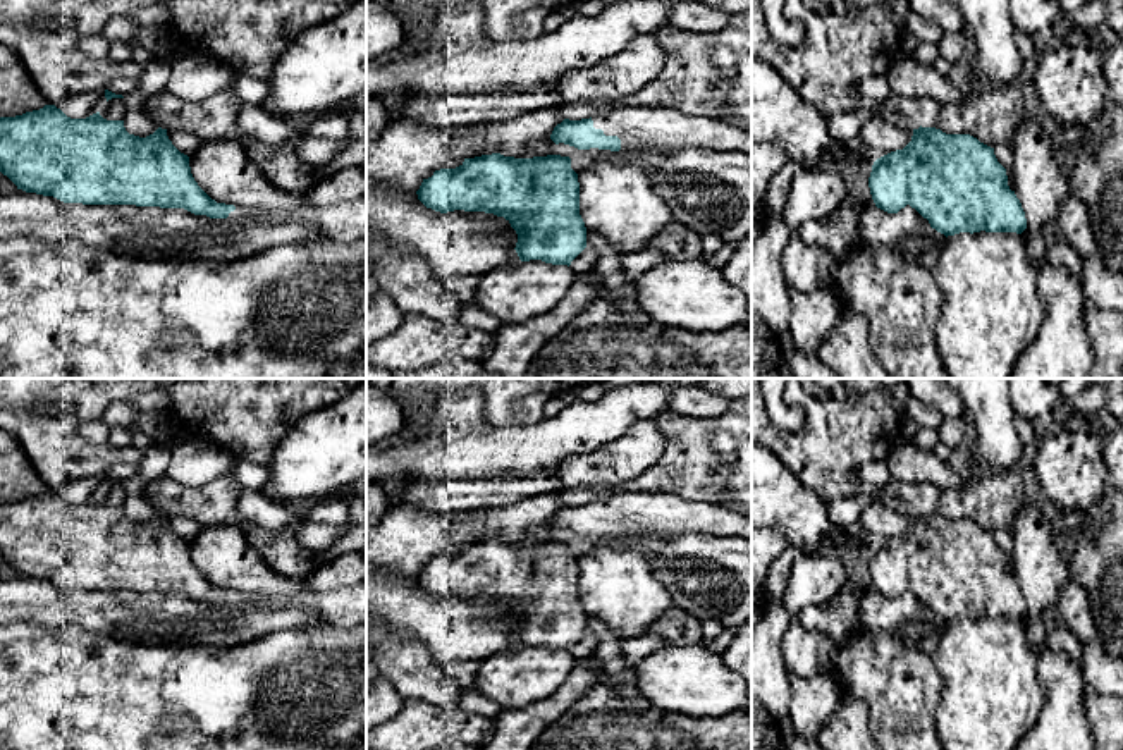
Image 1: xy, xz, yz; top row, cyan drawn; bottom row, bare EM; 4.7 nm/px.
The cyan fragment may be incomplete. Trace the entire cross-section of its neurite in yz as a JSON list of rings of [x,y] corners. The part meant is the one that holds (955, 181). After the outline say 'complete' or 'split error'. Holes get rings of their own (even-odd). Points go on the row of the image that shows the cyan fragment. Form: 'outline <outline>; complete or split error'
outline [[[936,127],[913,129],[911,141],[877,158],[872,165],[868,188],[877,208],[898,213],[910,205],[937,232],[1016,232],[1027,229],[1025,212],[1008,186],[1006,169],[997,162],[994,148],[970,134],[946,134]]]; complete

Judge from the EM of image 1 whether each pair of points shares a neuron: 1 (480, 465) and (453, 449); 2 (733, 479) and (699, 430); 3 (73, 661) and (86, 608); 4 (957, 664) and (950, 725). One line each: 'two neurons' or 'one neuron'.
1: one neuron
2: one neuron
3: two neurons
4: one neuron

